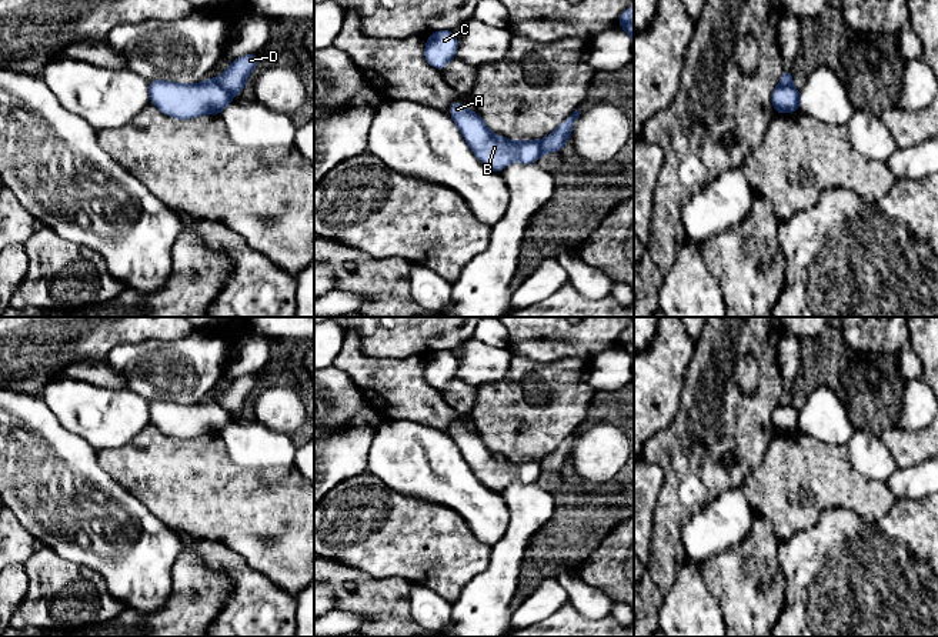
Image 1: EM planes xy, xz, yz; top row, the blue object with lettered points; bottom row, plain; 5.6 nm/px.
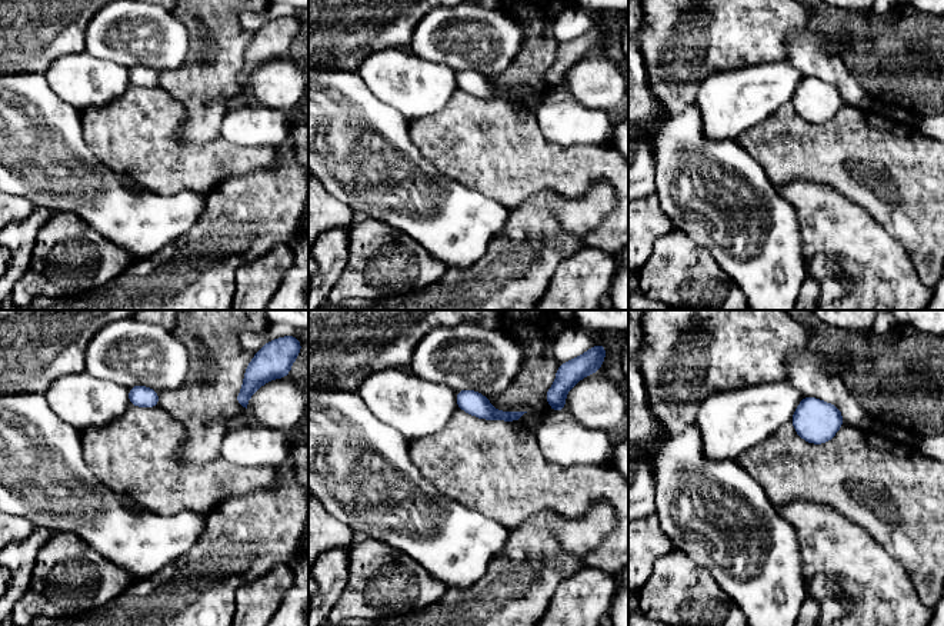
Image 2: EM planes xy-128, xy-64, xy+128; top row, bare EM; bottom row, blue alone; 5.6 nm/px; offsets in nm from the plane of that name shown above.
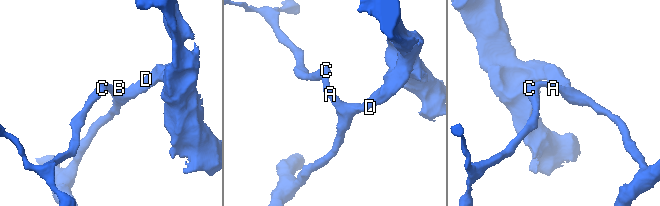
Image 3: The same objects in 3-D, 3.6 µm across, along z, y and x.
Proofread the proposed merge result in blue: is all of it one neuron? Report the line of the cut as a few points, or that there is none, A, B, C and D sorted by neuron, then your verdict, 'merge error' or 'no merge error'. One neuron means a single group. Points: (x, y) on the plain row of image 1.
xy (217, 400), (230, 414) | A B C / D | merge error

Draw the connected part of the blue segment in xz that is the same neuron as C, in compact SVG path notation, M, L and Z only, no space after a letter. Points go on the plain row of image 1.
M440 350L428 354L424 370L425 381L437 390L443 390L457 374L458 360L451 350Z

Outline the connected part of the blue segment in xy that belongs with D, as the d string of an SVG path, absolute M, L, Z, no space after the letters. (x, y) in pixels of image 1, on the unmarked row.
M247 374L231 381L231 386L218 397L218 404L230 414L240 414L248 394L256 388L258 374Z

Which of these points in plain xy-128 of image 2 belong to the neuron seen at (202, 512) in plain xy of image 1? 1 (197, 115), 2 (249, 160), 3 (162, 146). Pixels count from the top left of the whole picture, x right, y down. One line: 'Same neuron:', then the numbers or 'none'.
Same neuron: 2, 3

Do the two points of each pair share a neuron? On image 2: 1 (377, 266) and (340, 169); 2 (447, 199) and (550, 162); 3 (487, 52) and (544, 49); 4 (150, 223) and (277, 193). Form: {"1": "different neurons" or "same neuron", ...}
{"1": "different neurons", "2": "different neurons", "3": "different neurons", "4": "different neurons"}

